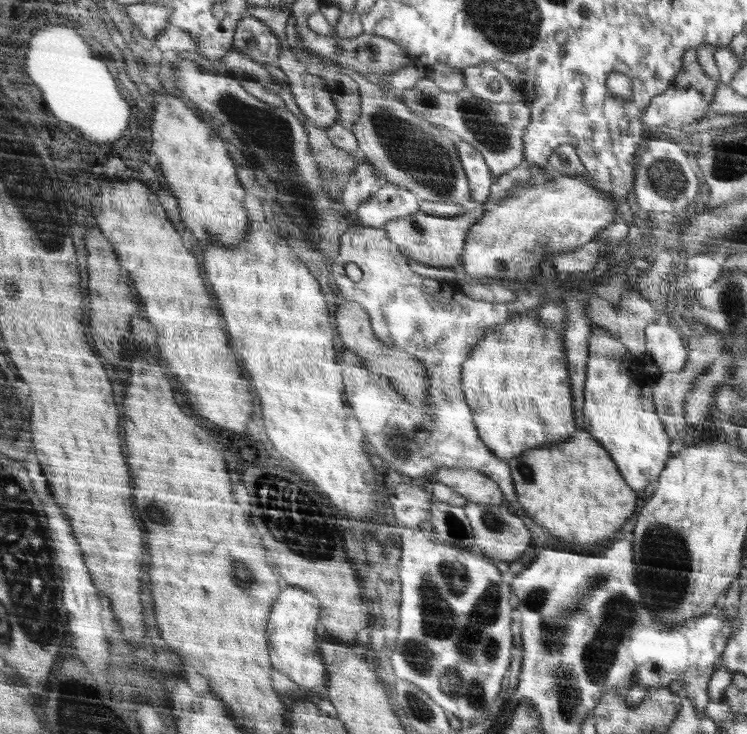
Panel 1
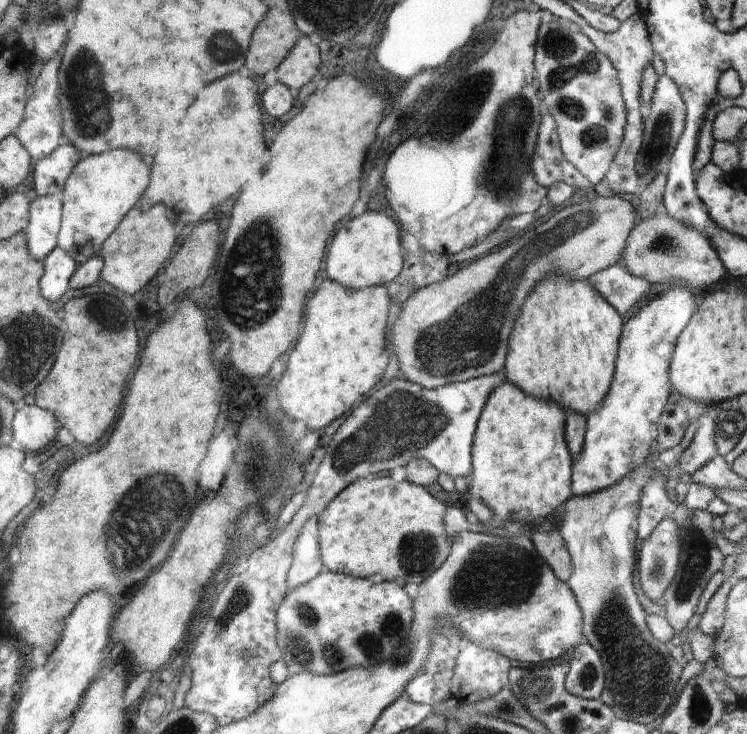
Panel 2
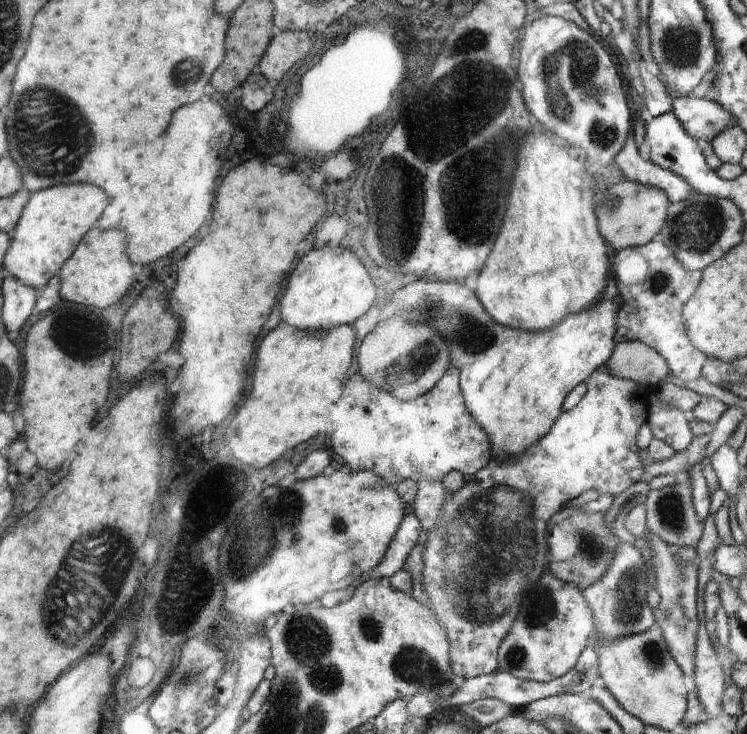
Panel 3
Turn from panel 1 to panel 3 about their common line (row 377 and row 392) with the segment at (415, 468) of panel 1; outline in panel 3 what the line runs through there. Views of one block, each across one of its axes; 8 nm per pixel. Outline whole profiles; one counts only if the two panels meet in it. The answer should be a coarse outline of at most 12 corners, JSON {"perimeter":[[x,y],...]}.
{"perimeter":[[461,369],[400,401],[359,373],[327,449],[391,487],[470,480],[489,433],[466,408]]}

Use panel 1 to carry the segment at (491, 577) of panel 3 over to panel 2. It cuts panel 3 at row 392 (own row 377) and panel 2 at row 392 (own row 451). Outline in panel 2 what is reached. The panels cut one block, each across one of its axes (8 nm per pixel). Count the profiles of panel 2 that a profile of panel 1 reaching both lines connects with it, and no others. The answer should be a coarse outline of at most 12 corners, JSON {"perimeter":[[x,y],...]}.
{"perimeter":[[662,288],[622,331],[585,416],[573,494],[644,464],[700,292]]}

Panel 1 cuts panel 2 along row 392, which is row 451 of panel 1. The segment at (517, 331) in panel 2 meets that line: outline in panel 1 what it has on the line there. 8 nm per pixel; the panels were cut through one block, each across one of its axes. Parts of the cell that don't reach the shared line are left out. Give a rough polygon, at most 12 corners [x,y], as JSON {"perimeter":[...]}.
{"perimeter":[[585,429],[508,463],[525,515],[612,540],[638,496]]}

